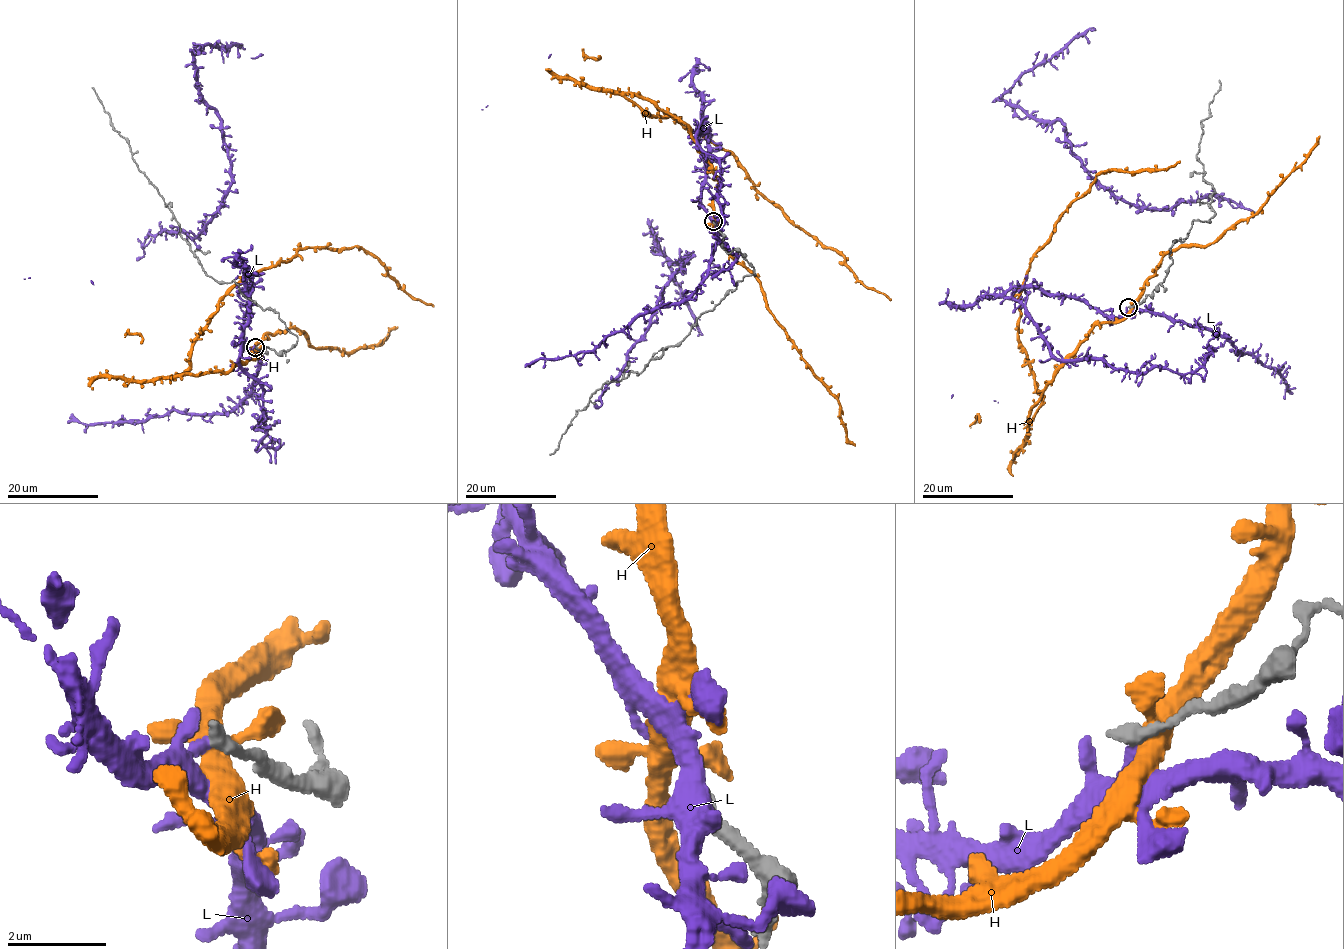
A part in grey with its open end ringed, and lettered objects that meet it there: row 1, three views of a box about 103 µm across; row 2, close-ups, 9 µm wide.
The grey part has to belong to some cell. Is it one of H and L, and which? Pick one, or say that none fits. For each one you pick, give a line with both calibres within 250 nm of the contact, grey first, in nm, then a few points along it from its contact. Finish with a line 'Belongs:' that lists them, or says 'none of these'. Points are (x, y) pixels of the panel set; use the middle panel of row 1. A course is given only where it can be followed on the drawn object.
Belongs: none of these

